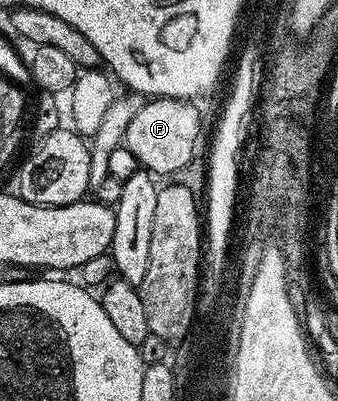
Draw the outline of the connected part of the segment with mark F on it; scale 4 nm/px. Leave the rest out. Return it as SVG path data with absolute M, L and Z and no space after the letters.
M152 98L145 104L126 128L123 145L134 152L137 163L153 175L174 176L180 168L198 154L195 141L200 130L199 114L191 101L183 98Z

